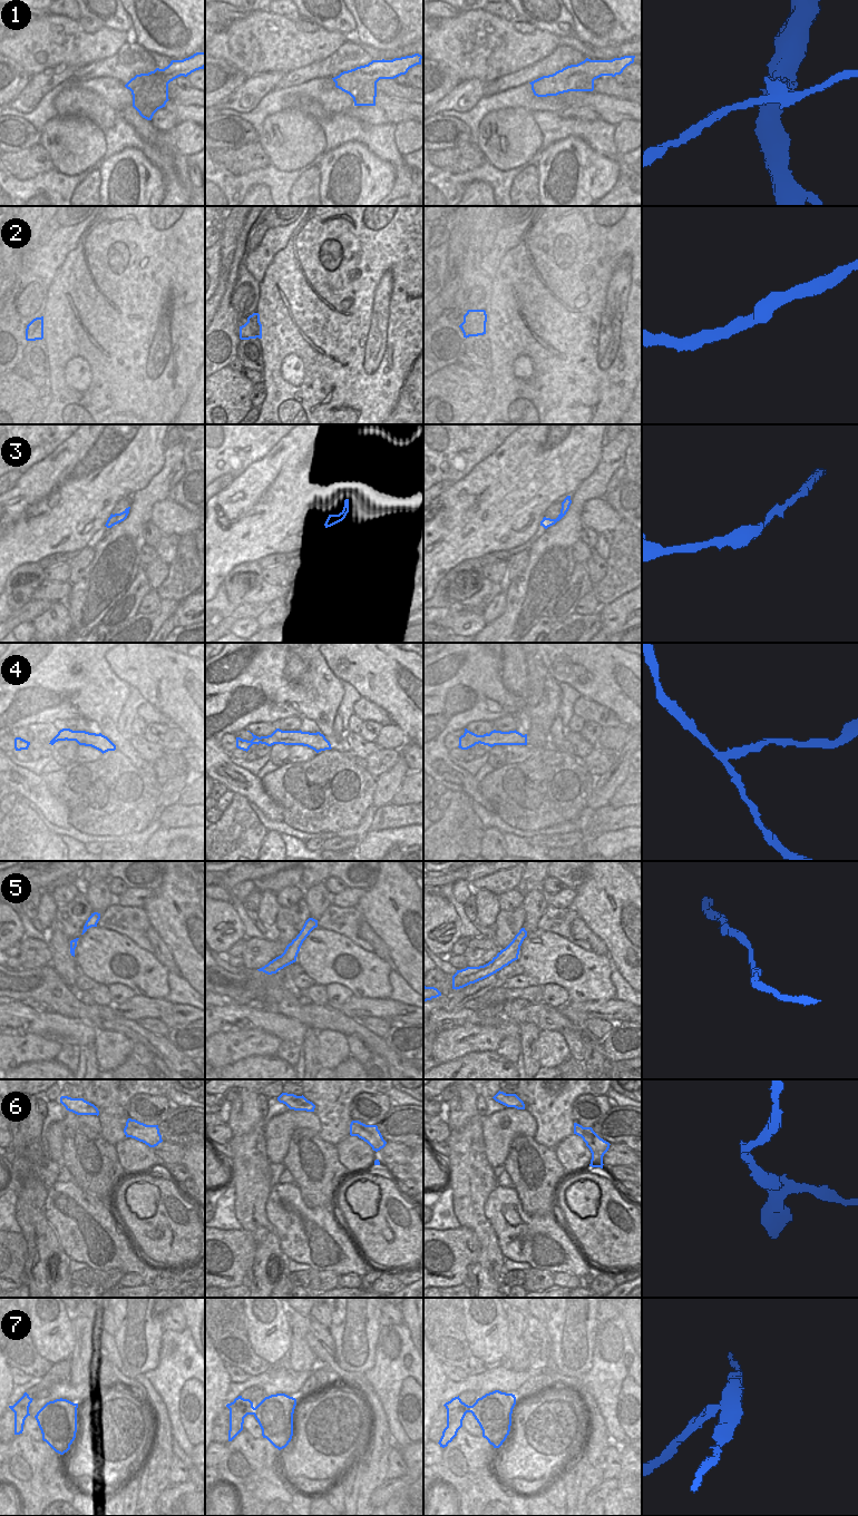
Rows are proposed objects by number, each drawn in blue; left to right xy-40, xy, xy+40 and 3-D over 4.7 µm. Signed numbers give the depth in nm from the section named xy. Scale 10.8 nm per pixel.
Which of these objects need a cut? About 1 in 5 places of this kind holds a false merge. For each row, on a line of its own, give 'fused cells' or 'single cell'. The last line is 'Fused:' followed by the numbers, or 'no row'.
1: fused cells
2: single cell
3: single cell
4: fused cells
5: single cell
6: single cell
7: fused cells
Fused: 1, 4, 7

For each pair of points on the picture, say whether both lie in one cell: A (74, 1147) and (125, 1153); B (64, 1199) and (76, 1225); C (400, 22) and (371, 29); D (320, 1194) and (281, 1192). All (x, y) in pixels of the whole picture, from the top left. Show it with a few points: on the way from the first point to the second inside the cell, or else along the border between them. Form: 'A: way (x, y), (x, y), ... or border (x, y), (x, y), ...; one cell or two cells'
A: border (114, 1146), (119, 1164), (128, 1173); two cells
B: way (67, 1205), (76, 1219); one cell
C: way (393, 22), (381, 22), (378, 26); one cell
D: border (293, 1183), (308, 1206), (322, 1208); two cells

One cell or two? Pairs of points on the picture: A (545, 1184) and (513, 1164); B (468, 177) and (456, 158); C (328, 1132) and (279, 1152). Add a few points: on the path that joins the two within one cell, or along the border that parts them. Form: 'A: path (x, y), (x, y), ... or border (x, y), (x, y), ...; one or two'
A: path (535, 1190), (529, 1190), (518, 1174); one
B: border (486, 160), (460, 173), (439, 168); two
C: border (314, 1111), (321, 1126), (319, 1133); two

